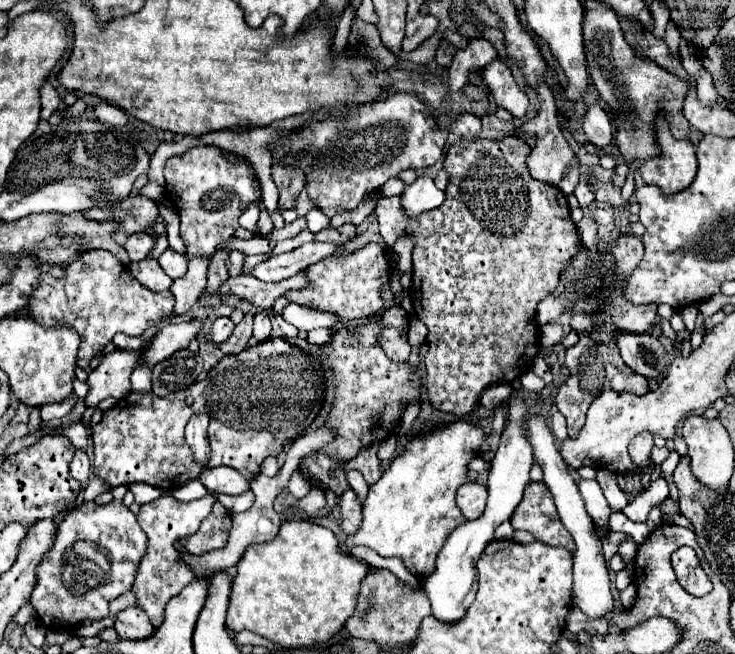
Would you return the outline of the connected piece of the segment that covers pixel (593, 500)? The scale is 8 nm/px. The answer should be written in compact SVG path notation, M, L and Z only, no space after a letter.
M581 480L579 484L579 492L585 500L585 506L587 506L587 512L593 516L595 520L595 530L599 536L607 536L609 532L609 506L607 506L607 500L603 496L603 490L601 486L597 484L597 480Z

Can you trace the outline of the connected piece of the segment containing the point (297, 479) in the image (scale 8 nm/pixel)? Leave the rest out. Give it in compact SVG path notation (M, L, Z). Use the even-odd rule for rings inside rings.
M295 470L293 476L291 476L291 480L289 480L289 490L291 490L291 494L295 498L303 498L311 490L311 486L309 486L307 478L299 470Z

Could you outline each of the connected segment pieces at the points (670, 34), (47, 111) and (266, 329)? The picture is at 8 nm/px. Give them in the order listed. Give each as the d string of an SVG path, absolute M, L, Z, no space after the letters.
M673 20L667 22L667 34L665 34L665 42L669 46L669 50L673 52L673 56L679 58L679 40L681 40L681 34L677 30L677 26L673 24Z
M45 84L41 88L41 120L49 120L49 116L53 112L57 112L59 102L61 102L61 98L59 98L57 90L51 84Z
M259 312L253 316L255 324L253 324L253 338L257 342L263 342L271 336L271 318L267 312Z

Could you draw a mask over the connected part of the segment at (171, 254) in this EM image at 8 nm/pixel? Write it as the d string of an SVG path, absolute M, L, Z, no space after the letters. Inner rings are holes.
M167 248L167 250L161 254L159 264L161 264L161 268L165 270L165 274L167 274L169 278L173 278L173 280L179 278L179 276L183 276L183 274L187 272L187 258L185 258L183 254L171 250L171 248Z

